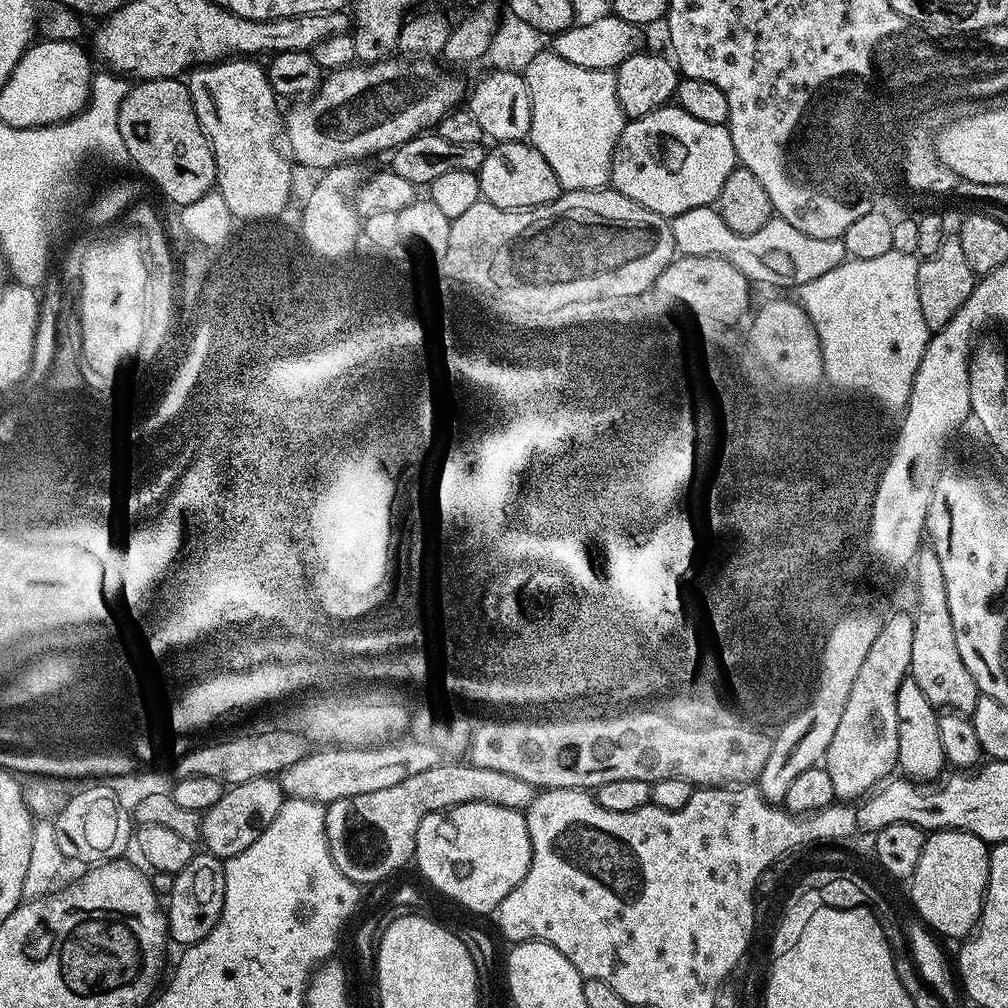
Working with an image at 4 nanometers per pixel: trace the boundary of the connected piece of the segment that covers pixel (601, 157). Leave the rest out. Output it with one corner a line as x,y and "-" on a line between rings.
556,52
535,55
523,70
532,103
532,121
527,139
550,162
561,189
594,190
612,179
612,156
626,117
618,102
615,71
586,70
574,66

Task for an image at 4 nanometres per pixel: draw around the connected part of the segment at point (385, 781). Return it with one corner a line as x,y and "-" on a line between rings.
396,738
391,742
380,742
375,746
324,746
321,752
309,751
300,761
293,762
288,768
279,773
280,788
285,797
312,800
321,806
333,804
338,798
354,798
358,794
372,794
374,790
386,790
389,786
396,786
414,774
422,774
422,770
430,770
441,763
442,753
435,745
424,740
404,740

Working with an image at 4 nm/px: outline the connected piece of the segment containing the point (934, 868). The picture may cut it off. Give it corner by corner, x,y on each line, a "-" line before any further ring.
942,828
924,837
918,866
910,878
912,904
921,921
933,933
964,938
975,929
984,905
984,891
990,874
989,845
969,832

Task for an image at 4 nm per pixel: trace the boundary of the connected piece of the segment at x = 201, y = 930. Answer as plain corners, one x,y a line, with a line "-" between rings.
211,854
193,855
182,871
175,873
176,881
171,896
166,900
166,919
168,935
180,946
197,944
218,922
224,905
226,878
224,877
224,860

